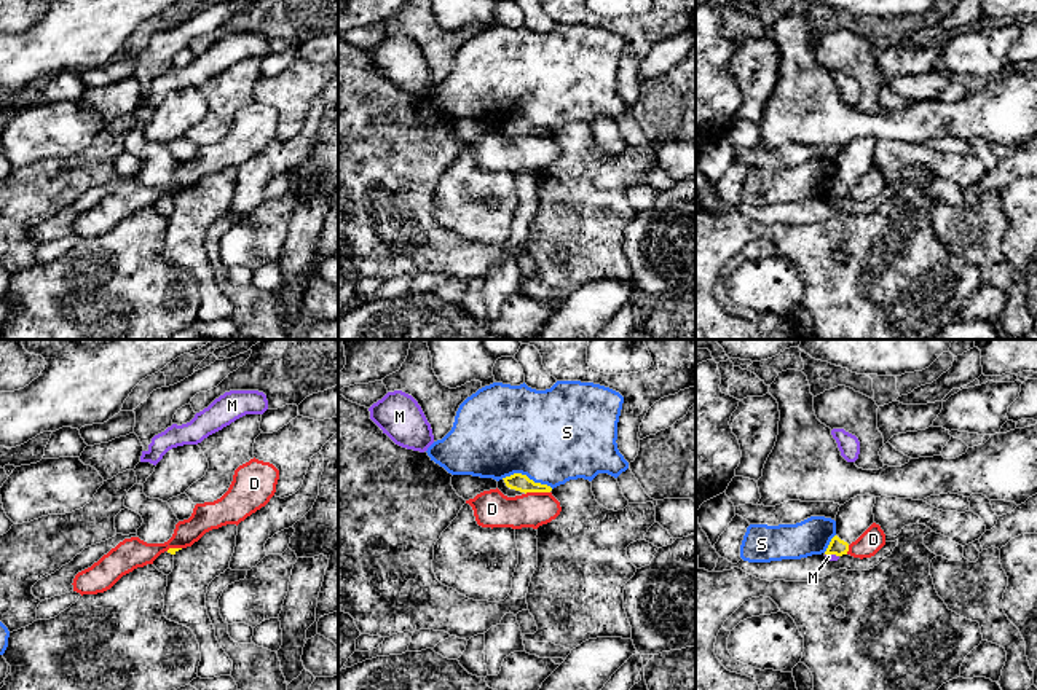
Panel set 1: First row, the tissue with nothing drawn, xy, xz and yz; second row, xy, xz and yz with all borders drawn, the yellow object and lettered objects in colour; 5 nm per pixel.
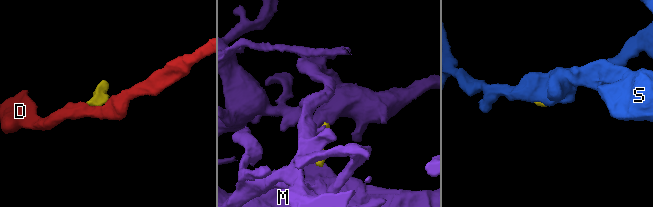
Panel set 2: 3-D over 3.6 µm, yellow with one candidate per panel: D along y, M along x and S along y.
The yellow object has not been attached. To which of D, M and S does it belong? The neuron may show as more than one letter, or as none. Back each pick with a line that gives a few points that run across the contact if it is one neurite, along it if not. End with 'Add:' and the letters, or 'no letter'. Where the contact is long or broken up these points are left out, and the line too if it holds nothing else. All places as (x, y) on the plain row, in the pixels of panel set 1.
Add: no letter

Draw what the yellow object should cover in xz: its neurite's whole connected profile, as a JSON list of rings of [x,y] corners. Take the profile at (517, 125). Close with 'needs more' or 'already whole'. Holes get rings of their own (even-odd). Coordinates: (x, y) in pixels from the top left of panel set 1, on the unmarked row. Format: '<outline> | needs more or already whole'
[[[514,116],[498,124],[498,132],[507,139],[515,140],[526,135],[550,135],[552,131],[547,127],[534,126],[526,118]]] | needs more

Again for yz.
[[[857,139],[839,150],[836,158],[836,178],[831,182],[825,198],[847,198],[849,188],[855,185],[873,166],[876,140]]] | needs more

